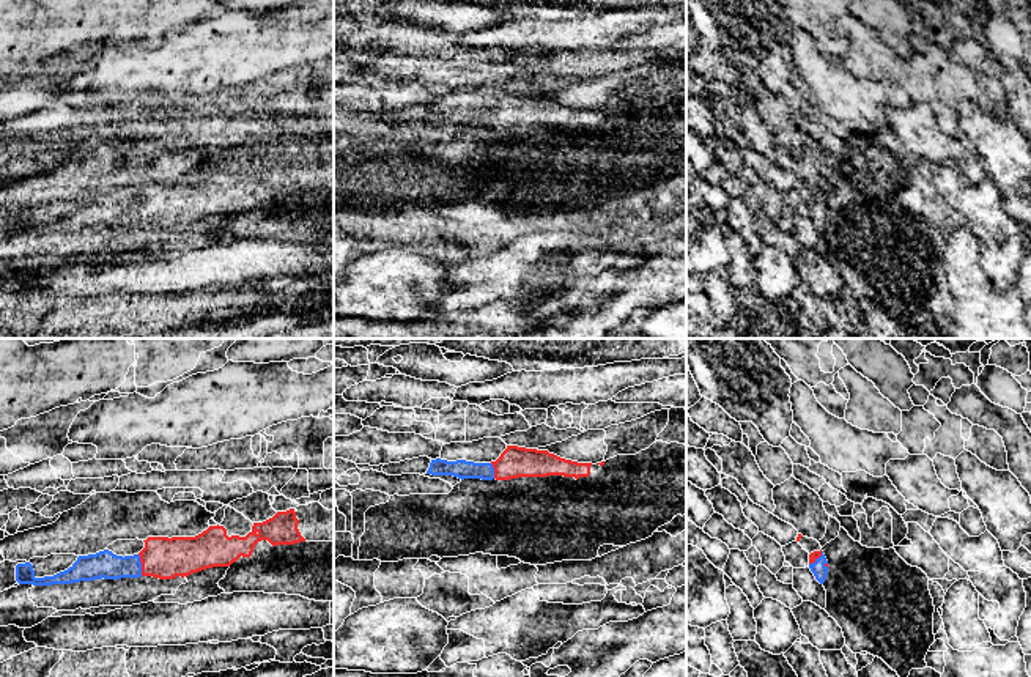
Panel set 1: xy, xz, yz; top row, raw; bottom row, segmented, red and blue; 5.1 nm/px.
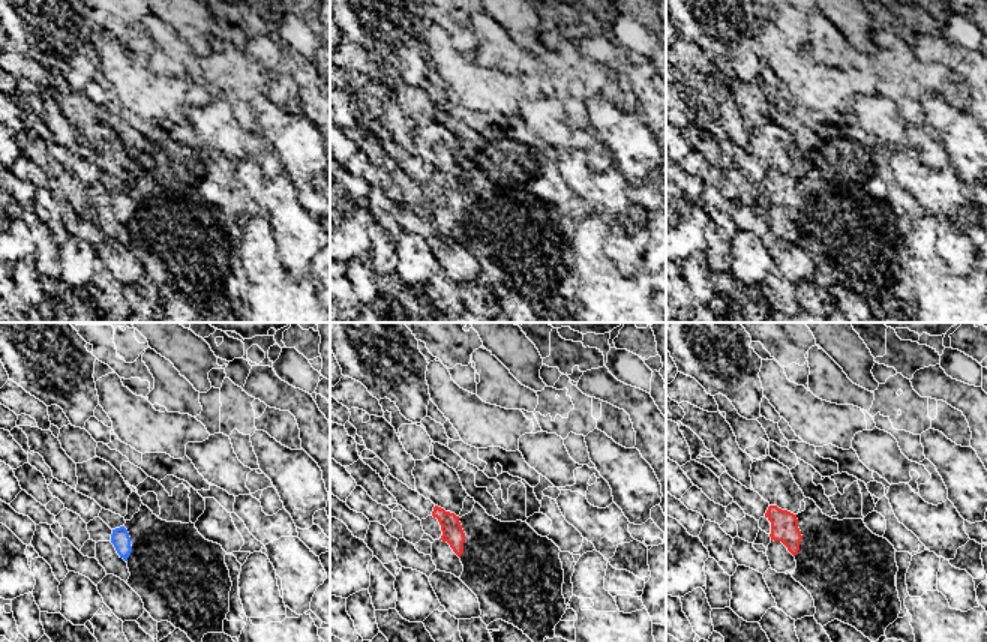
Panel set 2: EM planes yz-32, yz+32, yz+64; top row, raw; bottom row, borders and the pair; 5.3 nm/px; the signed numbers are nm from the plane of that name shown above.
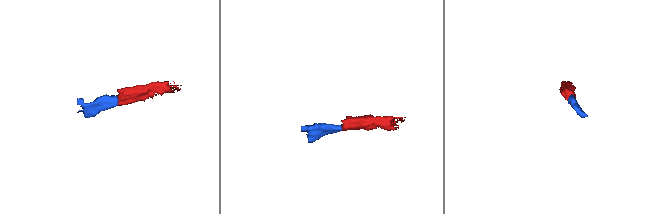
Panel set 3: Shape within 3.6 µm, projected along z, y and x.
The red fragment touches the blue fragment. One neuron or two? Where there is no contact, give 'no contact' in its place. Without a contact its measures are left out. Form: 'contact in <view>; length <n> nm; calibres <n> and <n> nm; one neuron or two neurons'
contact in xy; length 110 nm; calibres 220 and 140 nm; one neuron

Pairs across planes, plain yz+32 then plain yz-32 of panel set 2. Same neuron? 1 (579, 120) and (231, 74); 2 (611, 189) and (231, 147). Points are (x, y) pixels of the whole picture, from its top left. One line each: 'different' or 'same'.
1: same
2: different

